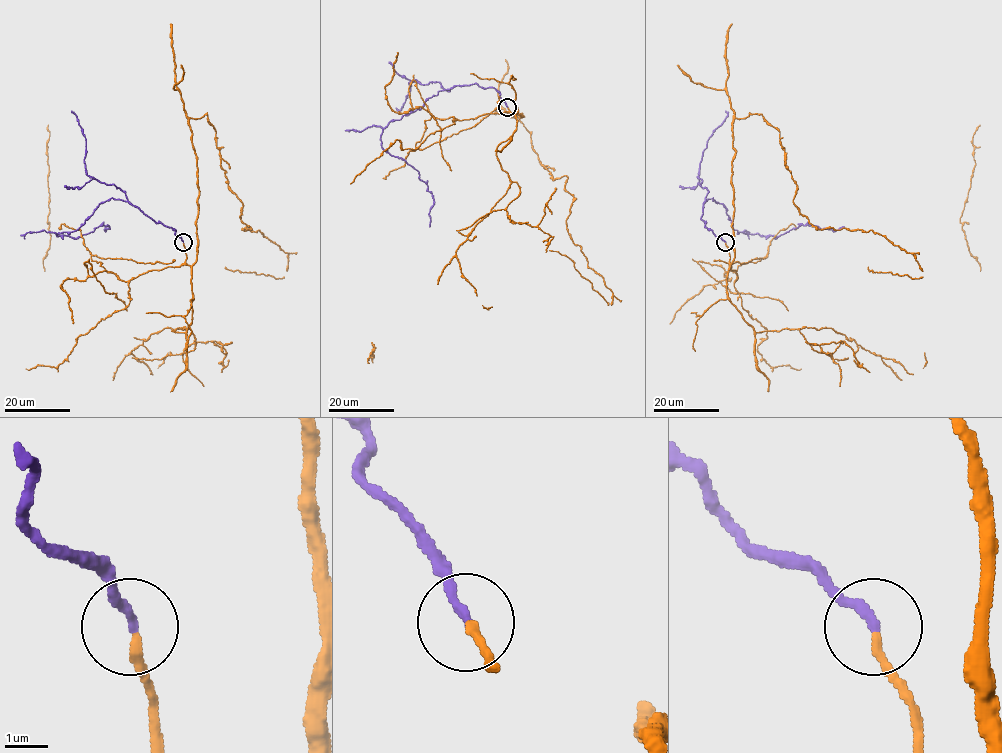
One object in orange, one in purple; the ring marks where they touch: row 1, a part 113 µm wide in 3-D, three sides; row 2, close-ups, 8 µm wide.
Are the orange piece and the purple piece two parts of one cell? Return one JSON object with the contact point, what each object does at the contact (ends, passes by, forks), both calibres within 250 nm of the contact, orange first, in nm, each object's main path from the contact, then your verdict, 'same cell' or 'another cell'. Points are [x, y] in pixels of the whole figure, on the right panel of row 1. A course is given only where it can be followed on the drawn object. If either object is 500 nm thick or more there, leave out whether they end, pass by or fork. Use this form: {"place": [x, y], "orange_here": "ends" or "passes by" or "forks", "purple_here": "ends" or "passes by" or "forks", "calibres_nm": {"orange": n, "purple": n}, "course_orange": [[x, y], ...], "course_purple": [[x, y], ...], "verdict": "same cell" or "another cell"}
{"place": [725, 242], "orange_here": "ends", "purple_here": "ends", "calibres_nm": {"orange": 200, "purple": 220}, "course_orange": [[725, 243], [730, 265], [733, 120], [760, 114], [780, 132], [802, 215], [883, 235], [922, 276], [867, 267]], "course_purple": [[725, 242], [701, 218], [707, 199], [721, 203], [732, 226], [747, 234], [776, 238], [802, 225], [844, 226]], "verdict": "same cell"}

